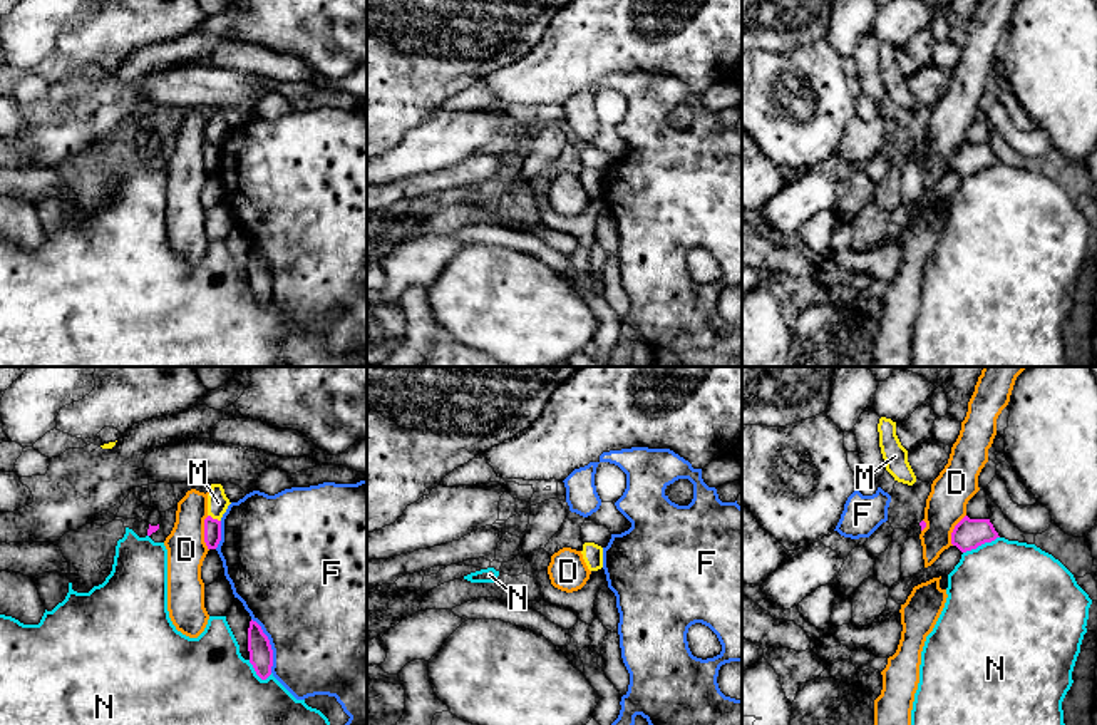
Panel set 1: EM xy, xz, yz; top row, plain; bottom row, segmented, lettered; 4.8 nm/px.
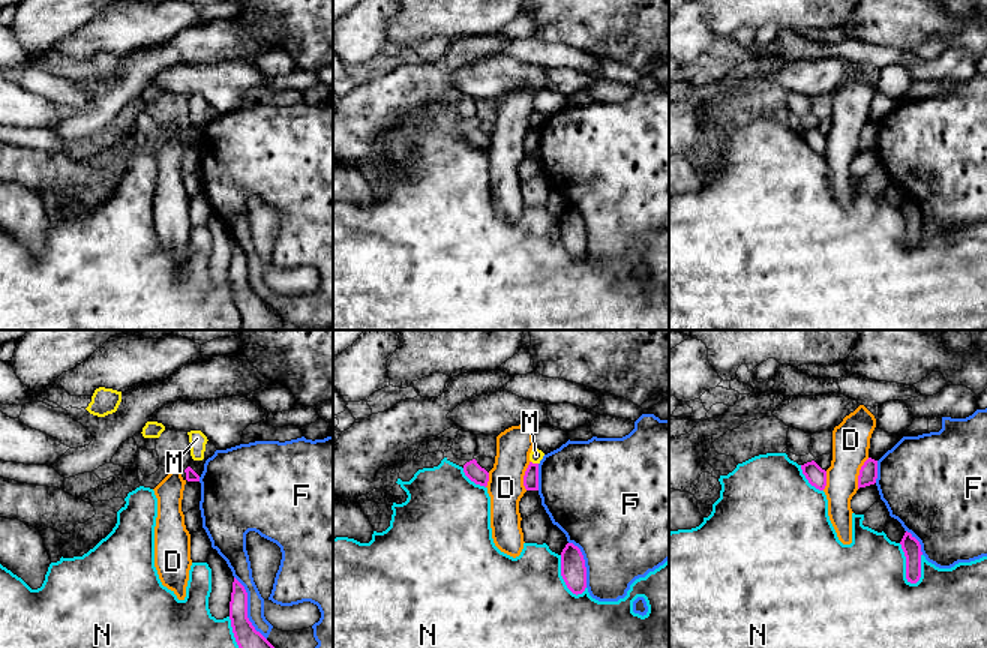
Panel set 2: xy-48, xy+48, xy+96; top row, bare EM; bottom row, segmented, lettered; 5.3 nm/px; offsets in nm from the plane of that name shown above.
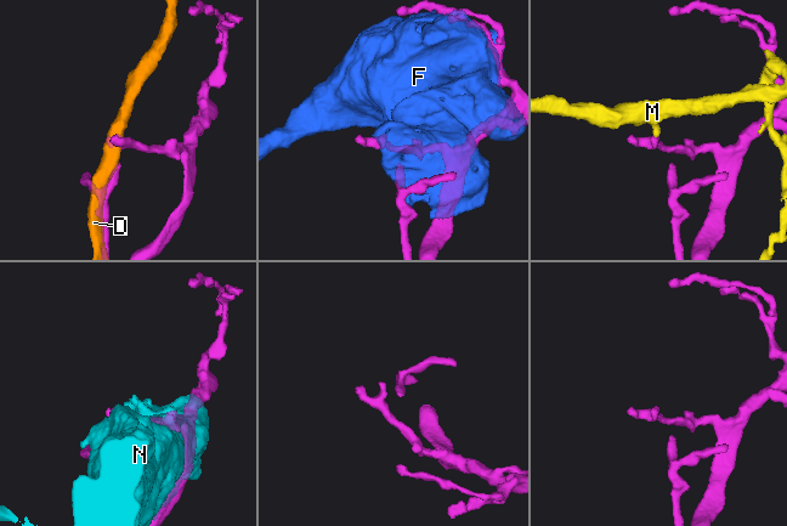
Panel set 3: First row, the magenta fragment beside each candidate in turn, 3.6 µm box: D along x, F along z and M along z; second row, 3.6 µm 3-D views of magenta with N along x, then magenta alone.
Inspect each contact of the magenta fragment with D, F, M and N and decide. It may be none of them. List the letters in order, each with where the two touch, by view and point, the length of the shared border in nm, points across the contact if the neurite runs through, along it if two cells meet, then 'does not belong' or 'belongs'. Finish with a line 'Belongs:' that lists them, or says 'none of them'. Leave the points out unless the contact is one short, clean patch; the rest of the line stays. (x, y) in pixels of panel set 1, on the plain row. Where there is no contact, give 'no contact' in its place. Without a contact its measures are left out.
D: contact xy (205, 158); length 170 nm; does not belong
F: contact xy (270, 270); length 280 nm; does not belong
M: contact xy (215, 144); length 70 nm; border xy (208, 139), (220, 146); does not belong
N: contact yz (980, 169); length 190 nm; does not belong
Belongs: none of them

